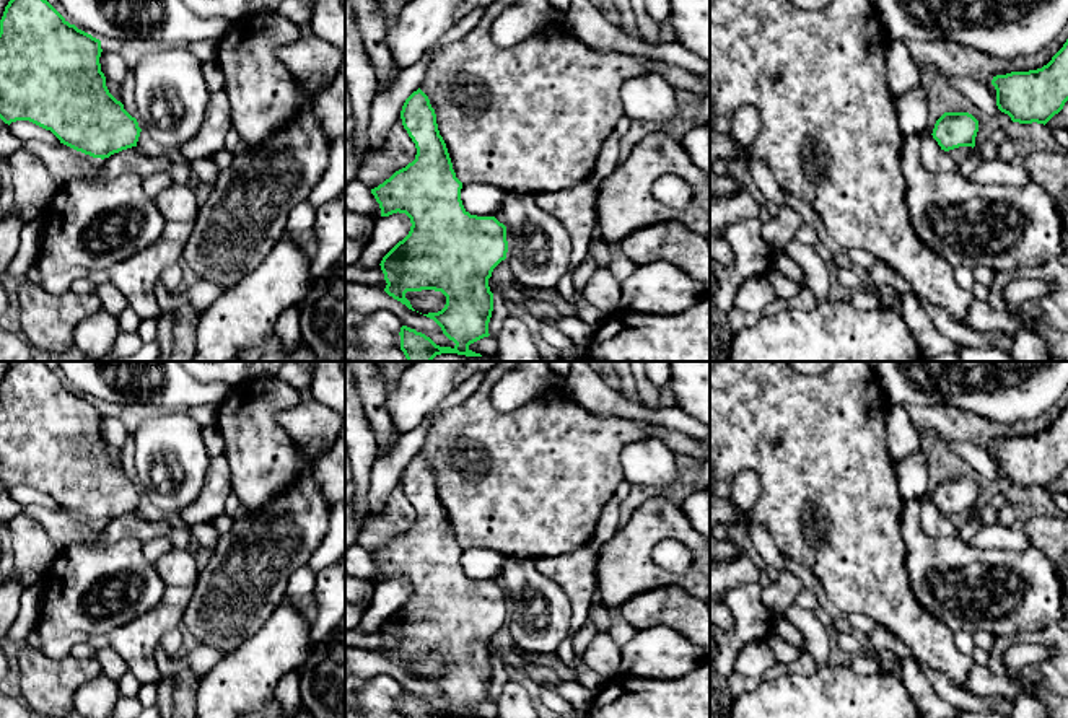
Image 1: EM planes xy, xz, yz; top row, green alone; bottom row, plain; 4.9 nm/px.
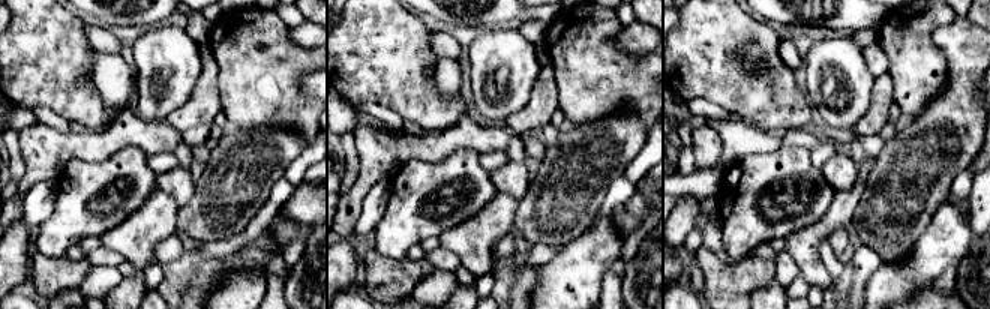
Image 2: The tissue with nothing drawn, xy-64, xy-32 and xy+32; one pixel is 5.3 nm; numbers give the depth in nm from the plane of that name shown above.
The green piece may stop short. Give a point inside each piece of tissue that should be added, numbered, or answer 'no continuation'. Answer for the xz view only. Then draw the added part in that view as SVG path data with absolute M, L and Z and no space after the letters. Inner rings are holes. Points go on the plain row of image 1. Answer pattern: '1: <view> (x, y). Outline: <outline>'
no continuation

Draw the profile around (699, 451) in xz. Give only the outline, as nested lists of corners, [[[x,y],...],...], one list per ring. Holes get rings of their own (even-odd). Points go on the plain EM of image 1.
[[[648,423],[648,430],[651,436],[656,436],[666,441],[676,451],[676,454],[685,454],[685,456],[690,456],[692,459],[707,458],[707,449],[703,448],[700,440],[689,438],[679,431],[668,430],[651,423]]]

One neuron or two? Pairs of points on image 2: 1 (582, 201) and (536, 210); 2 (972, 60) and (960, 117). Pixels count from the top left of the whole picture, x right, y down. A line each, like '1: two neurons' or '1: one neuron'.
1: one neuron
2: one neuron

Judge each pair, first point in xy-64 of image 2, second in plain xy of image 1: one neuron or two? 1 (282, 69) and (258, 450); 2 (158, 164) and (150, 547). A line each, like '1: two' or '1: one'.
1: one
2: one

